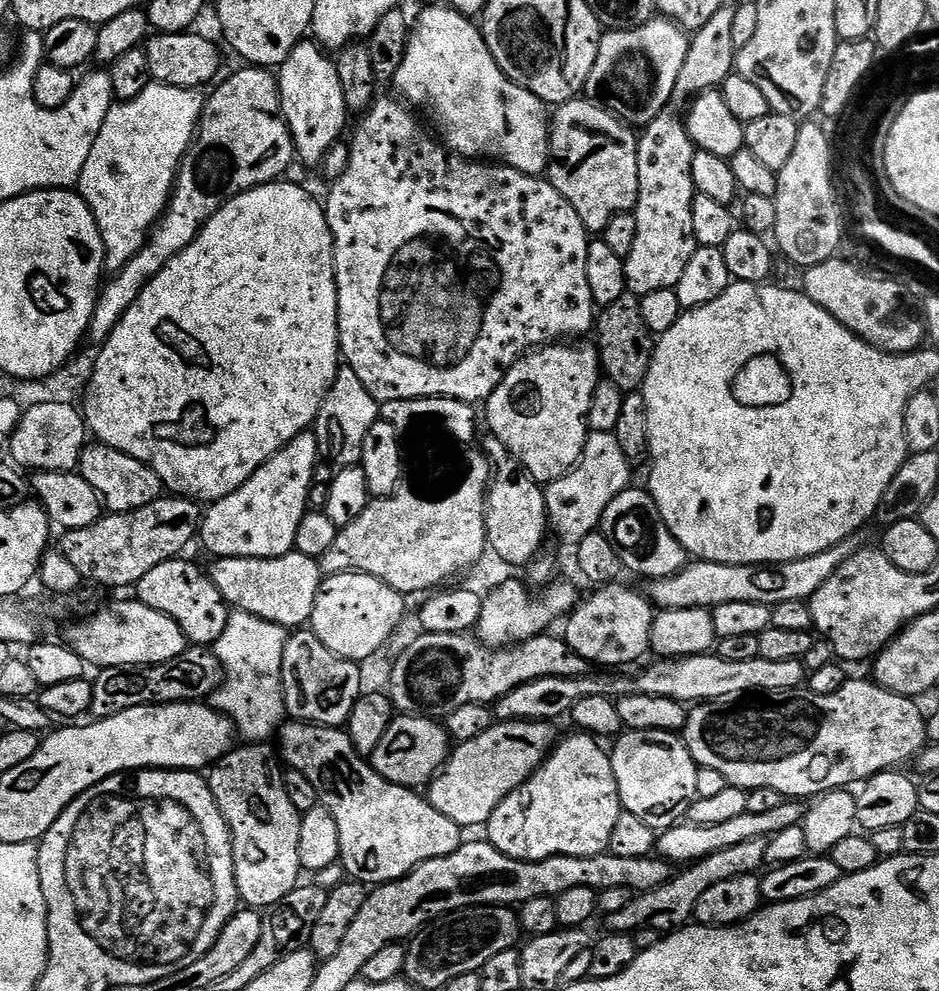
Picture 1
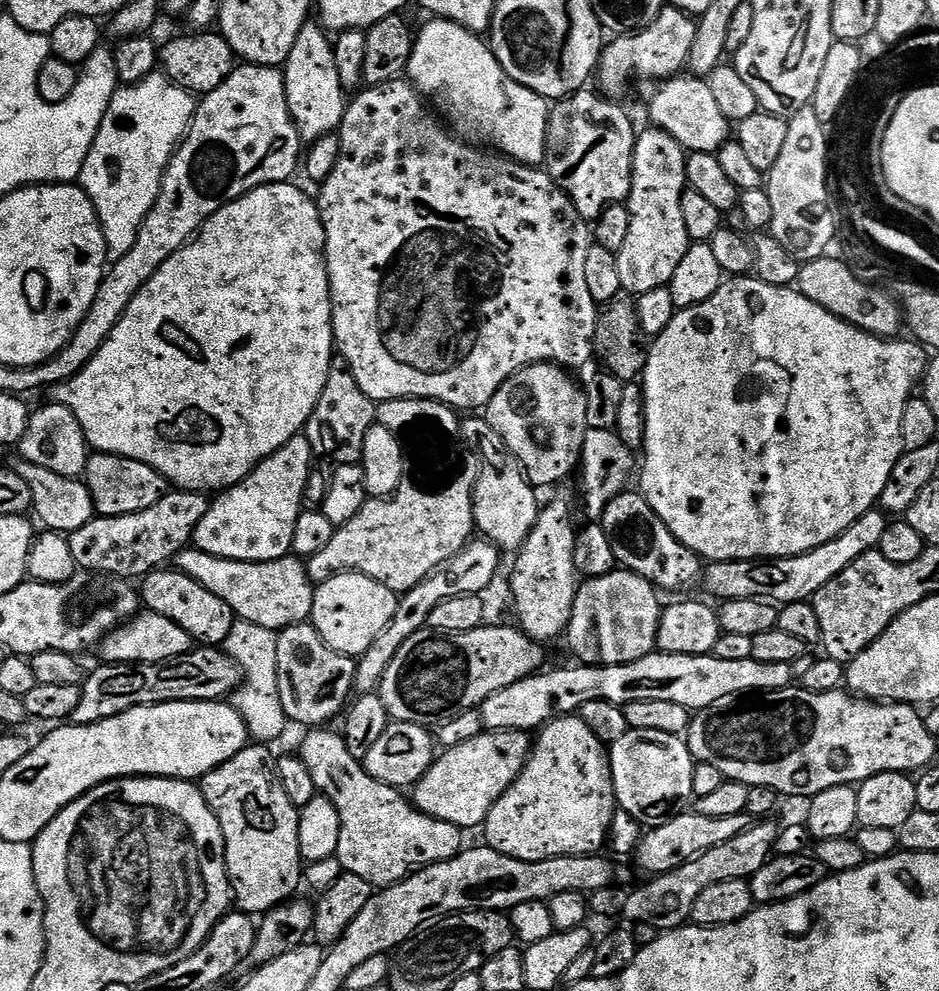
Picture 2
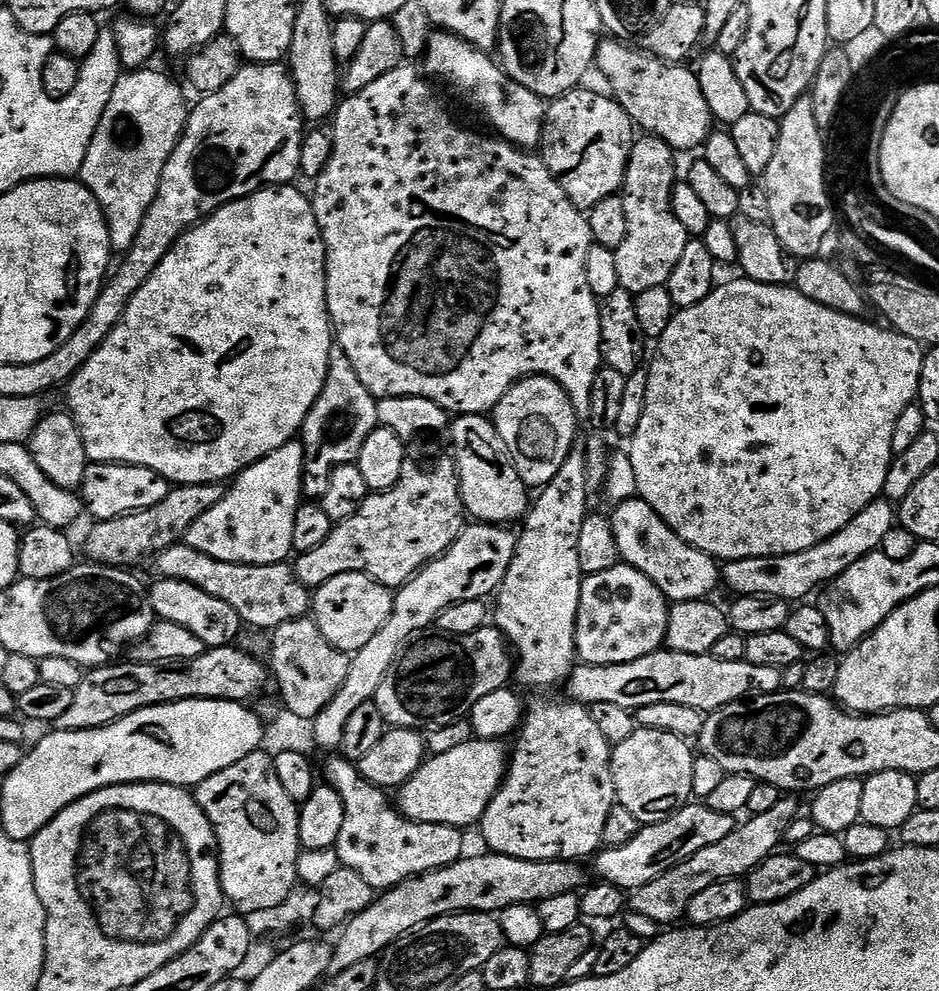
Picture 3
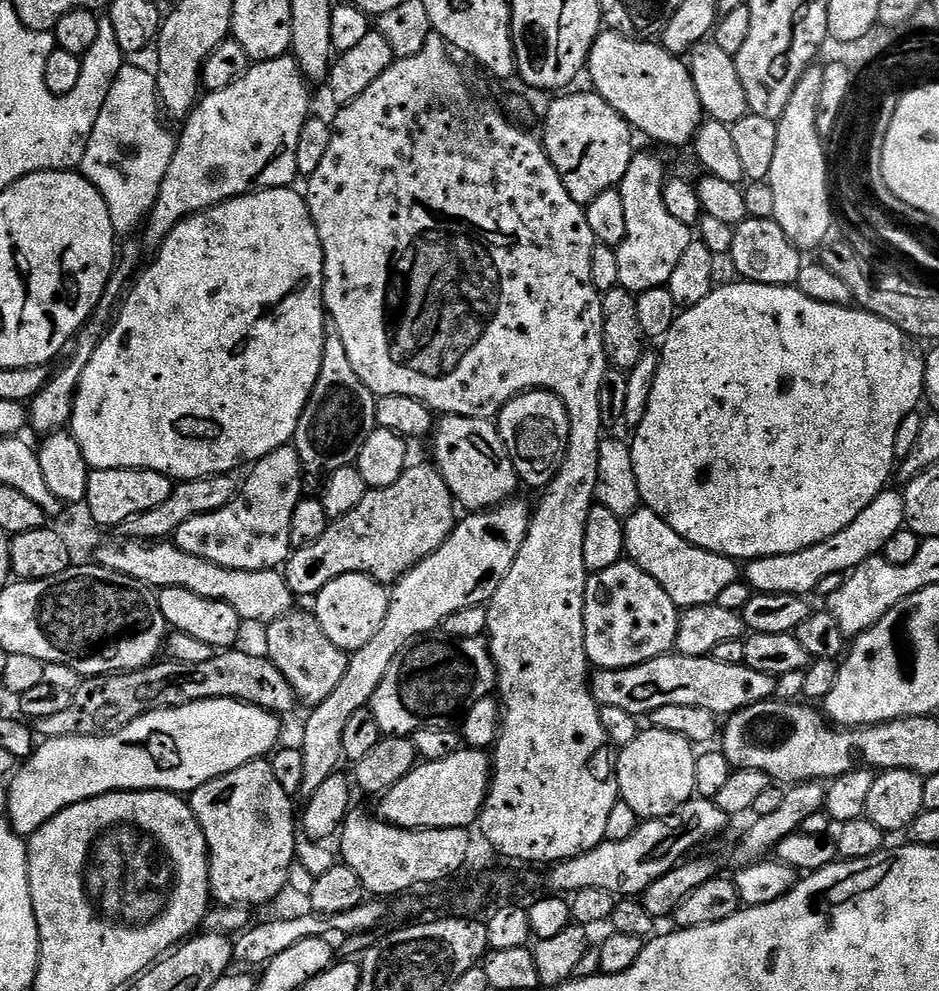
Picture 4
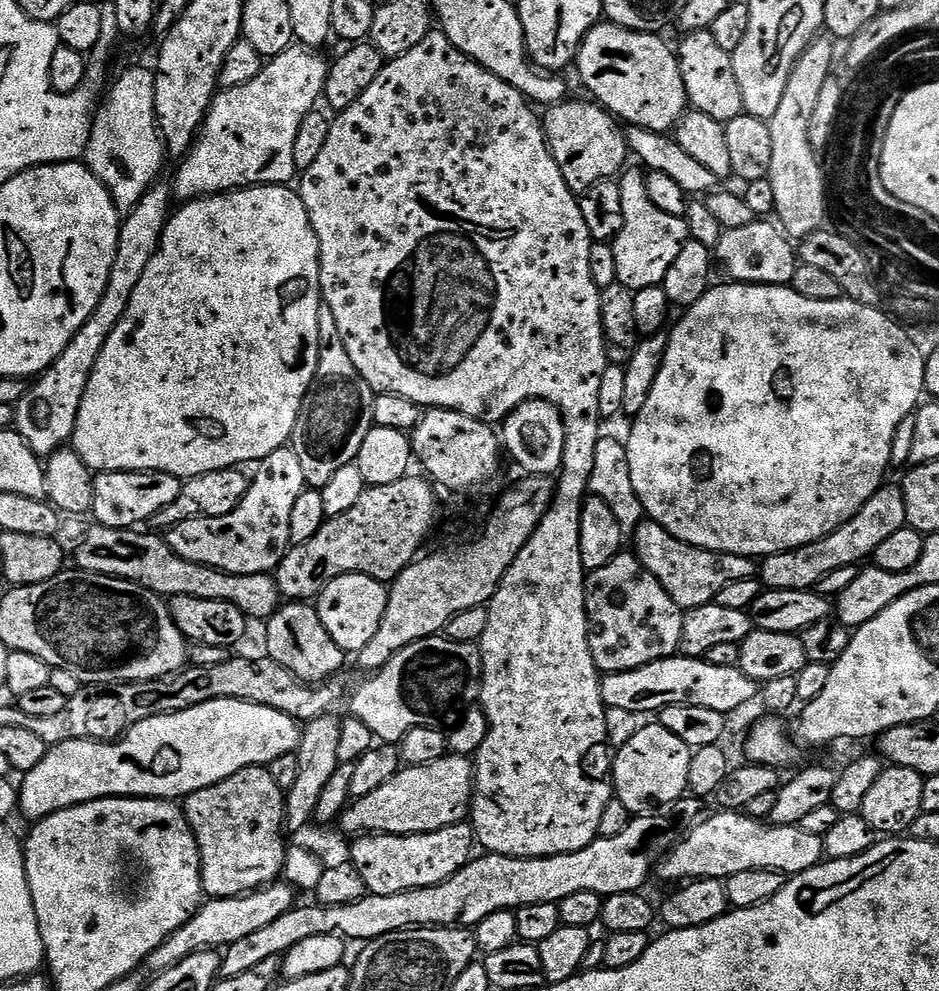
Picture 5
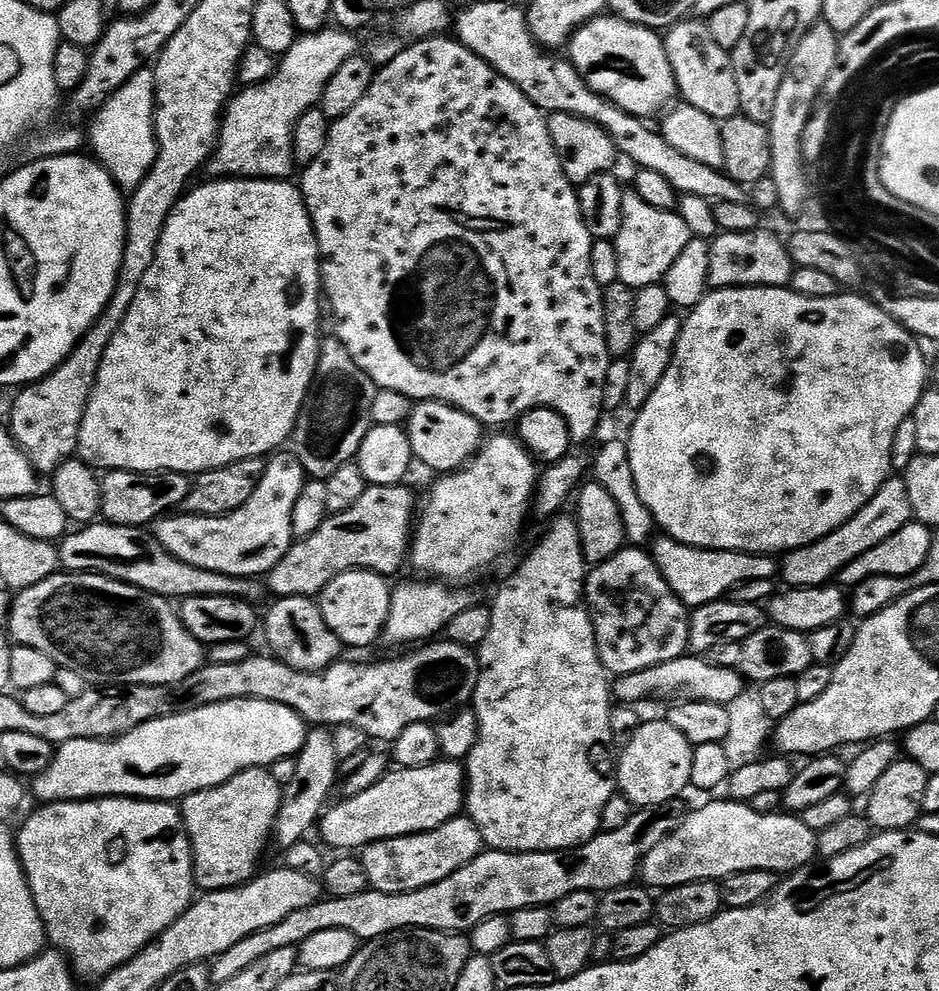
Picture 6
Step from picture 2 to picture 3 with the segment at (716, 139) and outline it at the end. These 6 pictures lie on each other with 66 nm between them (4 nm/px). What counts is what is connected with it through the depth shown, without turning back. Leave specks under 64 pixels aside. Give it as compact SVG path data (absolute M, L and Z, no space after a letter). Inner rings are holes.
M608 38L596 50L595 67L598 72L600 68L601 74L608 79L608 84L612 87L611 95L622 106L622 110L626 110L626 114L637 129L645 128L643 131L647 135L664 140L677 153L683 154L691 148L703 149L704 143L714 131L714 121L710 106L706 106L706 98L702 95L700 79L696 77L695 71L691 67L684 68L688 66L681 66L676 62L661 60L659 56L653 56L647 50L632 47L636 46L629 46L616 38Z

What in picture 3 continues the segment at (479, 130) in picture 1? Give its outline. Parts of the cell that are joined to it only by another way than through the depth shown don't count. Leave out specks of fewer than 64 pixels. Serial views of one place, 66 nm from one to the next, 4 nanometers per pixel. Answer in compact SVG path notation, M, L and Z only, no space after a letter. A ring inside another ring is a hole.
M436 30L433 33L428 40L428 49L424 52L423 71L432 78L441 76L444 80L456 79L472 95L473 102L484 111L485 118L496 127L493 128L495 135L510 141L518 148L539 149L546 111L546 104L541 96L510 79L489 53L480 51L452 32Z

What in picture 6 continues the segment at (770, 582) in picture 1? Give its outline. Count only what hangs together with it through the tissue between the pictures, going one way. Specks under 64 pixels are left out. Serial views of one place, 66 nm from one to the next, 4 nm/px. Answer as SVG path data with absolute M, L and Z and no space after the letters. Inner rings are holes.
M890 478L880 487L878 494L874 498L870 498L870 502L866 502L866 506L862 506L862 510L858 510L858 514L854 514L854 518L850 518L850 522L846 522L838 530L834 530L834 534L830 534L810 546L802 546L795 548L793 552L783 553L778 564L779 579L784 579L788 588L823 588L829 582L835 581L841 570L850 566L850 562L854 562L854 558L862 558L862 554L866 554L866 550L874 550L874 546L878 546L878 542L886 542L886 538L890 538L890 534L898 534L898 530L902 530L902 526L913 523L913 520L910 494L906 494L906 482L902 478Z

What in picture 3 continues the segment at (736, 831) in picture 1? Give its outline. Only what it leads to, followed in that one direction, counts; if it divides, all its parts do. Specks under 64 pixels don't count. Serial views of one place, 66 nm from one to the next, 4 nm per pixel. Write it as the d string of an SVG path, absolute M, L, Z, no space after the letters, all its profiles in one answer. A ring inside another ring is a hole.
M689 802L679 808L671 816L666 816L657 824L645 824L626 846L604 848L596 853L594 863L596 872L605 884L613 884L625 890L638 886L646 886L658 874L666 874L674 866L686 862L698 850L706 850L706 846L714 846L735 830L738 823L736 816L722 814L718 810L710 810L707 803Z

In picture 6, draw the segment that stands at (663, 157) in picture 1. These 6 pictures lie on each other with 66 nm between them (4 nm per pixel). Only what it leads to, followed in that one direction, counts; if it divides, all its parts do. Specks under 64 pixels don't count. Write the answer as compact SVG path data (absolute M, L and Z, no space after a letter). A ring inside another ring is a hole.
M635 190L625 191L622 198L622 226L614 241L618 250L619 283L639 290L663 282L678 254L694 239L690 226L675 211L658 210L642 202Z

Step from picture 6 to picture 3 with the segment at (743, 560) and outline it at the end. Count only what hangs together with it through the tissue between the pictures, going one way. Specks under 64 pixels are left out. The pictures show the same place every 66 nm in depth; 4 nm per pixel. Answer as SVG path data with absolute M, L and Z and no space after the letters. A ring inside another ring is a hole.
M639 498L626 500L617 503L612 509L614 510L610 512L610 519L614 530L614 542L618 542L618 554L621 561L634 570L646 574L646 578L650 578L650 582L654 582L654 586L658 586L658 590L662 590L662 594L672 604L691 600L707 600L713 595L711 592L716 587L718 589L721 587L722 568L716 557L708 556L702 550L678 538L674 529L646 501Z

